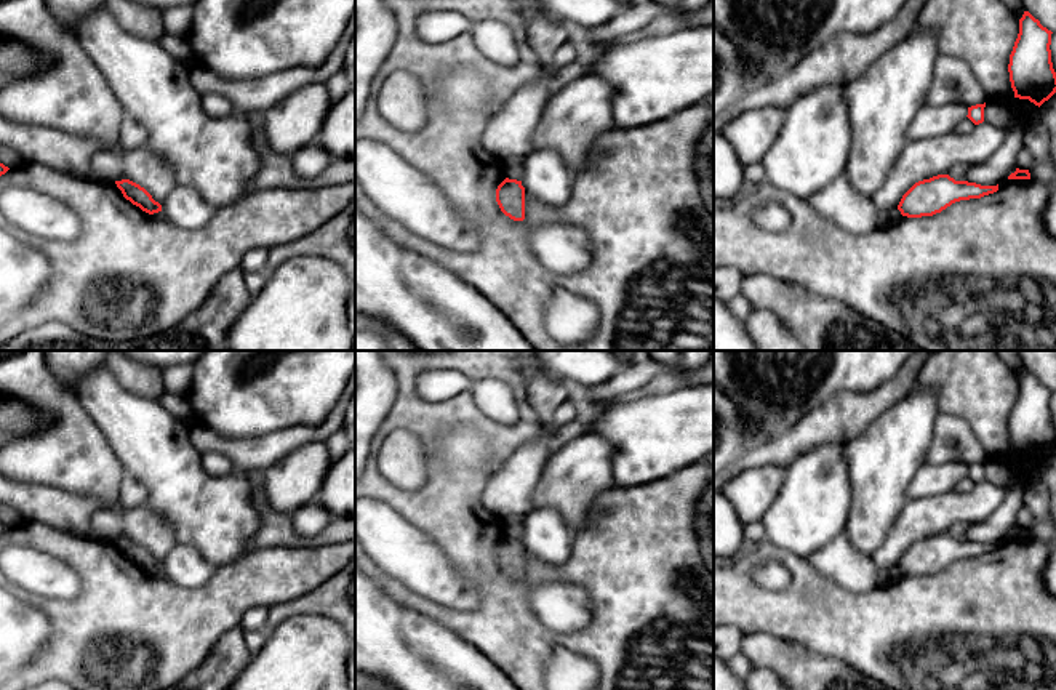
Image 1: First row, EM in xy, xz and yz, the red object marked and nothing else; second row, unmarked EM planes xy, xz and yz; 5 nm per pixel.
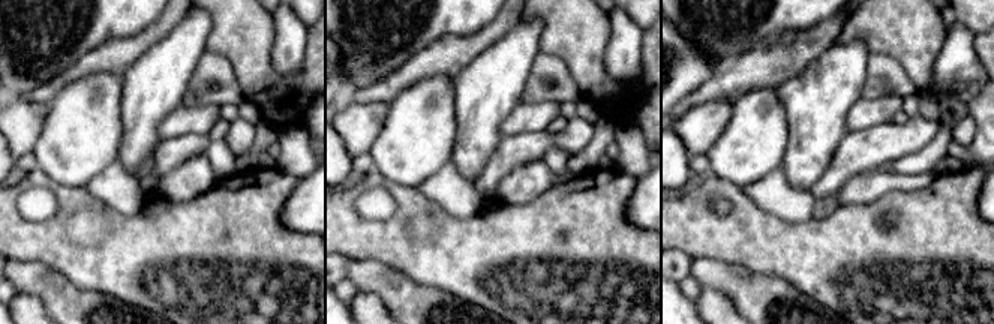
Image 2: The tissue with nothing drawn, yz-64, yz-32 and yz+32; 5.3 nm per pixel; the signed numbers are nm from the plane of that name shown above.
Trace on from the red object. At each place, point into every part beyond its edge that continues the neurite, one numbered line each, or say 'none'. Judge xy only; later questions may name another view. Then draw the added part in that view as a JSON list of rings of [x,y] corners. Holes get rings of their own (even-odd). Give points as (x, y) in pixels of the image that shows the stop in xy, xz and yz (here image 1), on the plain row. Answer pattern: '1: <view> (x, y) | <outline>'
none

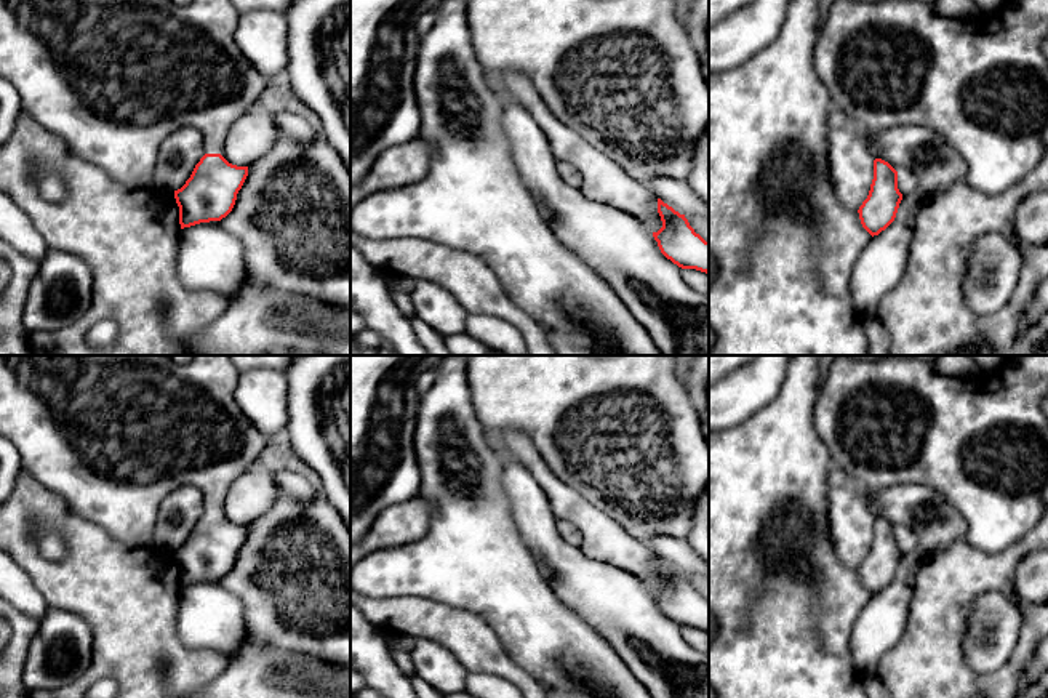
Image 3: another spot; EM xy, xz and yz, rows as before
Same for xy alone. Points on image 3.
1: xy (112, 436) | [[[0,355],[0,434],[19,453],[21,469],[32,474],[46,490],[66,501],[69,512],[85,519],[126,548],[154,546],[154,530],[162,501],[184,485],[195,485],[203,491],[206,512],[221,512],[232,482],[254,467],[267,437],[243,415],[234,392],[240,371],[230,355],[195,355],[187,363],[178,363],[170,355]]]

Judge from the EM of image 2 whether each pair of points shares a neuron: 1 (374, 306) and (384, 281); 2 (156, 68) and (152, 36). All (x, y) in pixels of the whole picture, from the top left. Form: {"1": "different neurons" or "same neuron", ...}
{"1": "different neurons", "2": "different neurons"}

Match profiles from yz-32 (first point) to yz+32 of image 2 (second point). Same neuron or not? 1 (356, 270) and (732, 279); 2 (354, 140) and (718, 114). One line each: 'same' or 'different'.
1: same
2: same

